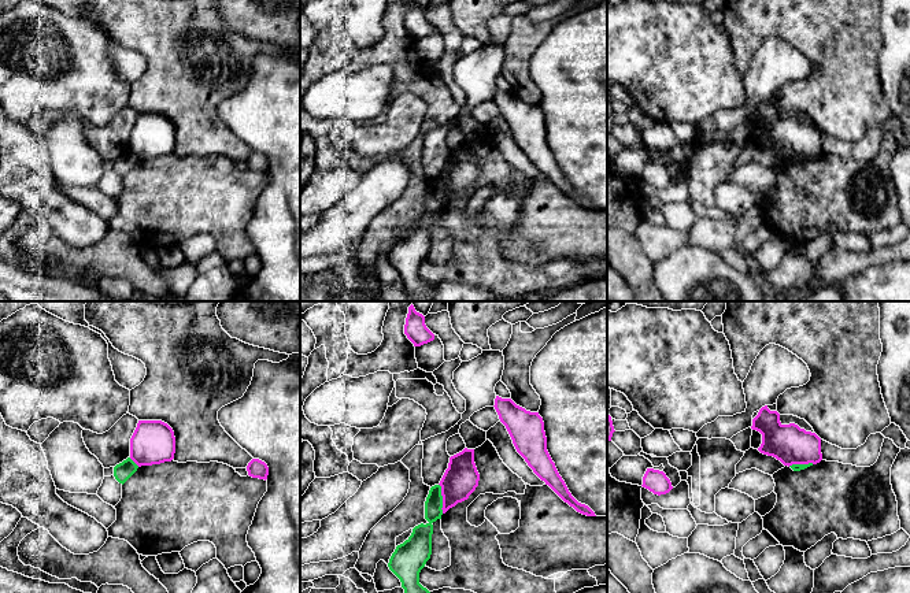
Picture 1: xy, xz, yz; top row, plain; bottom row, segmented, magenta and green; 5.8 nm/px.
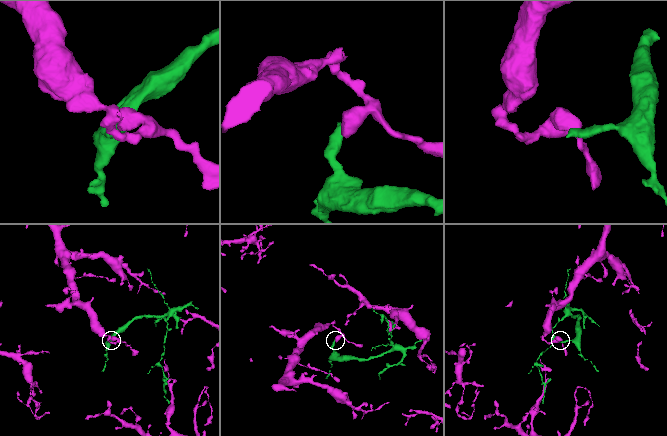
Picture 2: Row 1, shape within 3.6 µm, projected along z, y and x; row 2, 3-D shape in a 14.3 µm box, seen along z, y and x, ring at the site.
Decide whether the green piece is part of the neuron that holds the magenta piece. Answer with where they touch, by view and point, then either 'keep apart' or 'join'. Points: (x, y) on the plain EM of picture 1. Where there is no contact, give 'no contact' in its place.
xz (443, 192) | keep apart

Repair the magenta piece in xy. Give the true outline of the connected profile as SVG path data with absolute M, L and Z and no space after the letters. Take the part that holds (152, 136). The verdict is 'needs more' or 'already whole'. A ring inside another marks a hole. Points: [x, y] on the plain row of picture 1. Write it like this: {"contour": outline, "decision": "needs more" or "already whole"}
{"contour": "M138 114L130 131L130 152L138 159L171 155L175 147L173 122L162 114Z", "decision": "already whole"}

